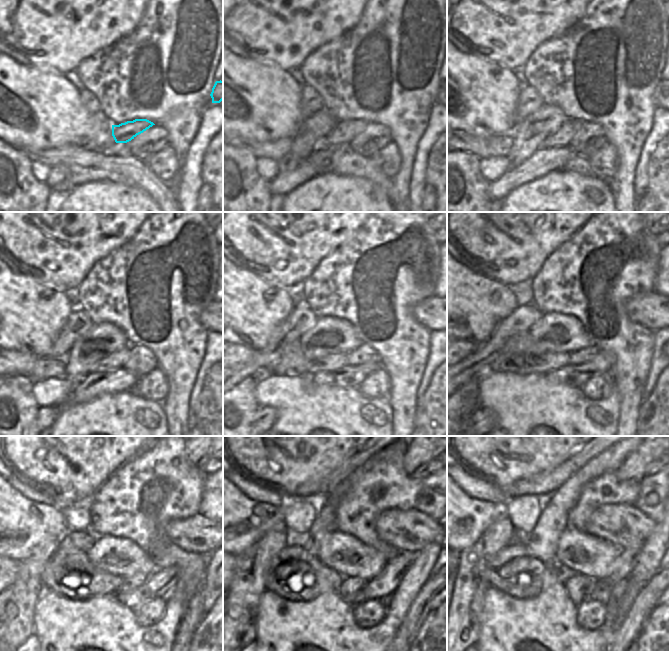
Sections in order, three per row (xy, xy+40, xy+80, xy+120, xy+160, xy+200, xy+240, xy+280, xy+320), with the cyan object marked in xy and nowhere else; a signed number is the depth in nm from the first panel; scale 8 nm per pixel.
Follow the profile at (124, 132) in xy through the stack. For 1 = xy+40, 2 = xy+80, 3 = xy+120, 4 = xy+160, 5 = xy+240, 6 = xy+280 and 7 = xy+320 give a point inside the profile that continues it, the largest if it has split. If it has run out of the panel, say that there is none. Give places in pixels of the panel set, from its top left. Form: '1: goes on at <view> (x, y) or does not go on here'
1: goes on at xy+40 (344, 131)
2: goes on at xy+80 (564, 135)
3: goes on at xy+120 (117, 359)
4: goes on at xy+160 (292, 361)
5: goes on at xy+240 (62, 564)
6: goes on at xy+280 (326, 580)
7: goes on at xy+320 (495, 570)

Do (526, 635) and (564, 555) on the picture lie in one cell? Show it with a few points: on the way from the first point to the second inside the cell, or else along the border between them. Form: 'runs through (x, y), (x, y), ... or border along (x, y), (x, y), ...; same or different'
border along (558, 540), (556, 548), (557, 564); different

